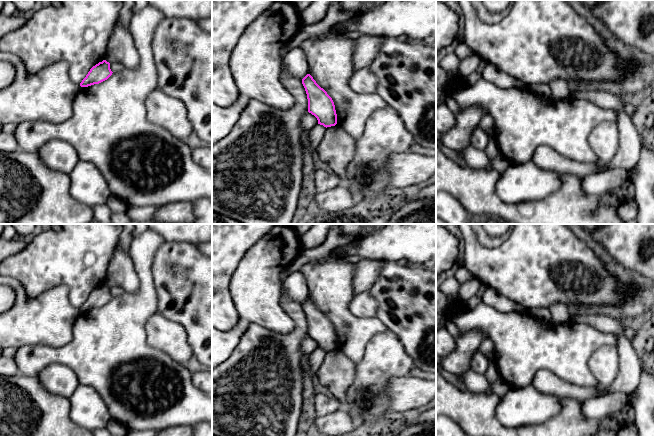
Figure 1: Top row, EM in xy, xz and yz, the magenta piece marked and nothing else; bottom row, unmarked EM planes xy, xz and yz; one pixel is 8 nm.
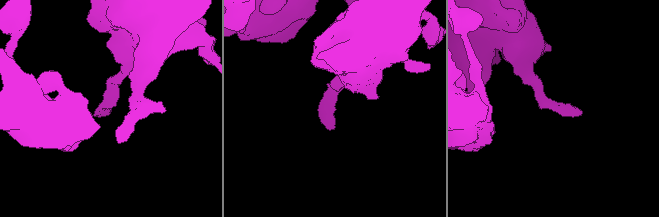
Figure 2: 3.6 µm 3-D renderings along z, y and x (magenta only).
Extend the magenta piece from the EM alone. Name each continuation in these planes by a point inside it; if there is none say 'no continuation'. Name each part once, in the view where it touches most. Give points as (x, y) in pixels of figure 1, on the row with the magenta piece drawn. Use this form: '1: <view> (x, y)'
no continuation

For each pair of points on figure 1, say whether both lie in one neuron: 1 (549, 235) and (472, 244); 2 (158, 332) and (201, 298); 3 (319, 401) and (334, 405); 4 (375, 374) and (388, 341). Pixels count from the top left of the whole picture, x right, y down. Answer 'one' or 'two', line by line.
1: one
2: two
3: one
4: one

